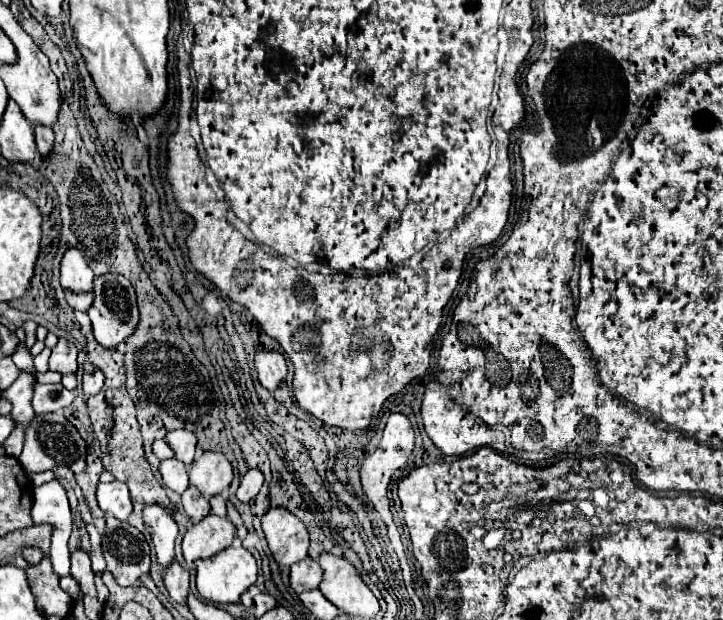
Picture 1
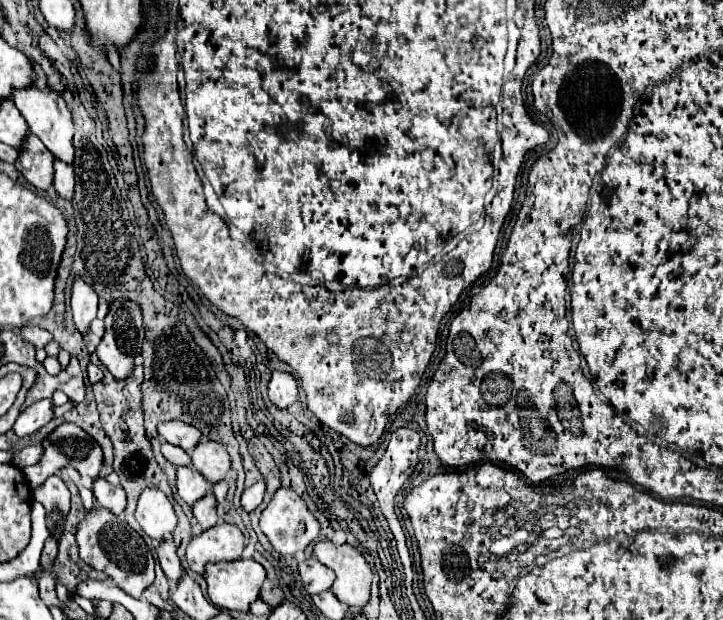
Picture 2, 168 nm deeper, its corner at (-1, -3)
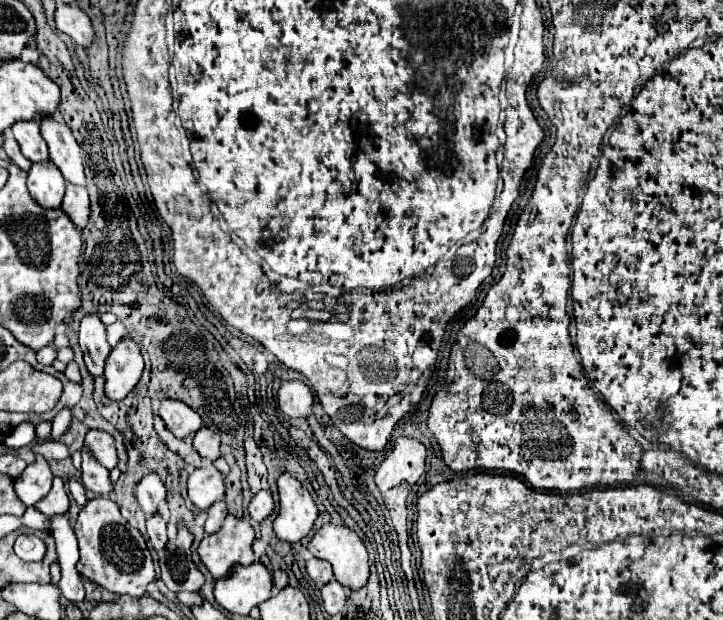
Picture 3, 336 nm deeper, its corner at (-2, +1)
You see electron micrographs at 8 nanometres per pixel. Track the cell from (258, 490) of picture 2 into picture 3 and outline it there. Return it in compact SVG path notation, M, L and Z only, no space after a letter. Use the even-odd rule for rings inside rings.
M261 489L253 495L251 503L249 503L249 515L253 521L263 521L269 513L273 511L273 497L267 489Z

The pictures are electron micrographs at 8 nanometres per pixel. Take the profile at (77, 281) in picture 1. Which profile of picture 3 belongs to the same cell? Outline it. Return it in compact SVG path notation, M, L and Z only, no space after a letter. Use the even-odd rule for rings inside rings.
M99 313L83 315L78 338L83 357L85 357L87 371L93 377L103 375L105 357L111 351L111 345L108 343L105 325L101 323Z

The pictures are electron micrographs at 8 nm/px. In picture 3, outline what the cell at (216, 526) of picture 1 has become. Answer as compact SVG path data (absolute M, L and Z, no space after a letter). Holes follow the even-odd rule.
M229 515L217 533L203 537L203 541L197 547L197 553L207 571L215 579L219 579L225 577L235 563L249 565L255 561L251 549L253 539L253 527L247 521L239 521Z

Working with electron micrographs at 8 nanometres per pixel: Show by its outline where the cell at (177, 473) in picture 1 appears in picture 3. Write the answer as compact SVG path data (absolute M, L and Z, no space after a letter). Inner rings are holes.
M213 465L195 469L187 479L187 495L195 507L207 509L213 501L219 501L225 495L223 475Z

